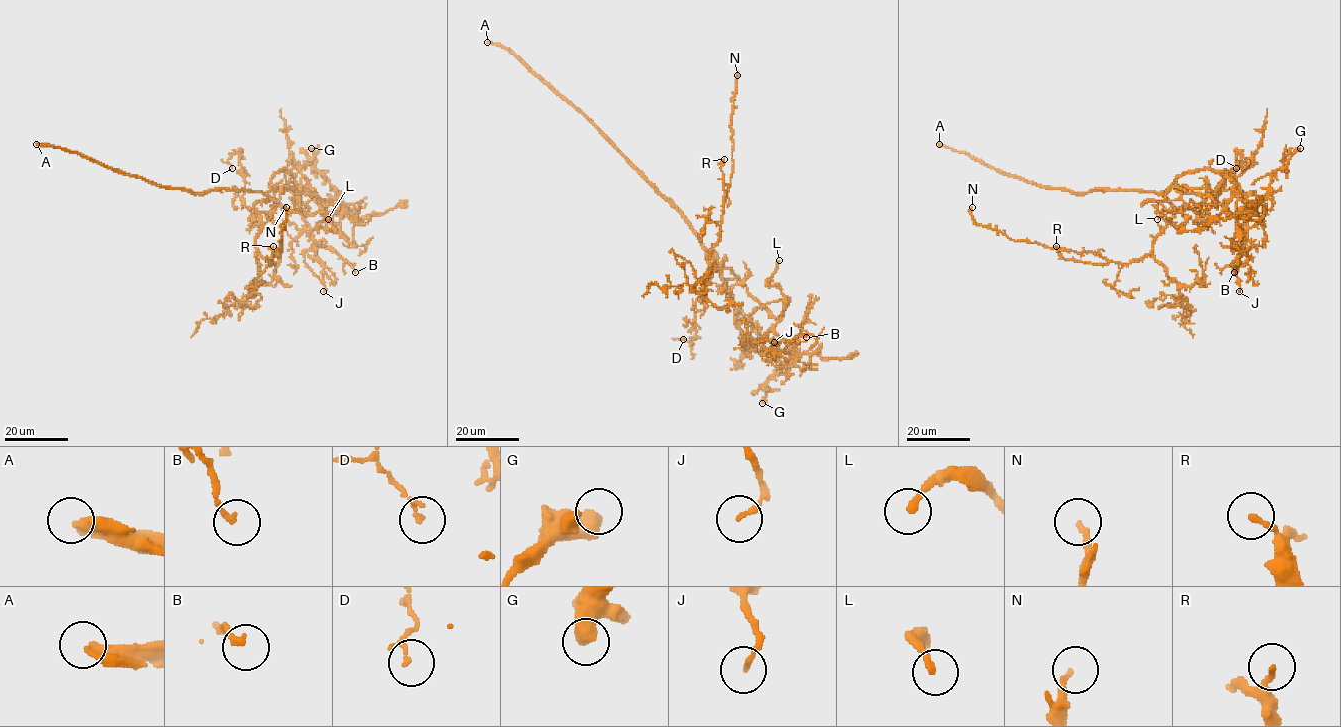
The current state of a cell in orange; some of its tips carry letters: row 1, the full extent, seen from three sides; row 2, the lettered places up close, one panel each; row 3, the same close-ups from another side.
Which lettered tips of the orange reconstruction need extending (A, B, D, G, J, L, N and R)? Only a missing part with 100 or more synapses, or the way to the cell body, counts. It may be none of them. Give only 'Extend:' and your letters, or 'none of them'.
Extend: A

